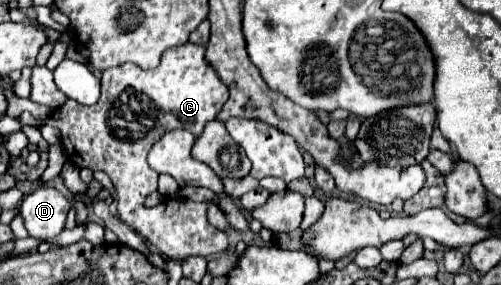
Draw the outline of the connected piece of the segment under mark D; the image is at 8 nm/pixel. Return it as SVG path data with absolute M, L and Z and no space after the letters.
M40 186L24 196L18 216L22 216L28 234L36 240L54 240L66 222L70 202L52 186Z

